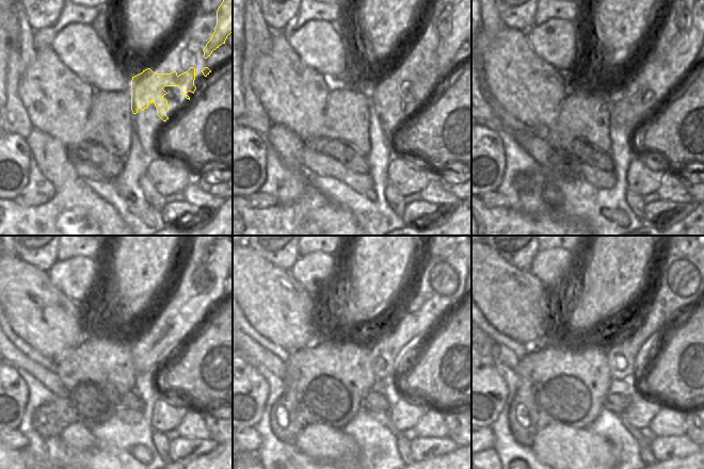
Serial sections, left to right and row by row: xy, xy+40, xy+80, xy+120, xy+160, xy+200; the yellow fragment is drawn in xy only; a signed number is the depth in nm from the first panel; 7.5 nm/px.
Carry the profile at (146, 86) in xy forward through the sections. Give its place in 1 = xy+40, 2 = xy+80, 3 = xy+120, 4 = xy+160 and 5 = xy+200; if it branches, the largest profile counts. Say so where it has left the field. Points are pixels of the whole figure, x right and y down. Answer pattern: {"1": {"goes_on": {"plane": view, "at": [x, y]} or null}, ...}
{"1": {"goes_on": {"plane": "xy+40", "at": [386, 94]}}, "2": {"goes_on": {"plane": "xy+80", "at": [626, 106]}}, "3": {"goes_on": {"plane": "xy+120", "at": [148, 349]}}, "4": {"goes_on": {"plane": "xy+160", "at": [385, 354]}}, "5": {"goes_on": {"plane": "xy+200", "at": [624, 356]}}}

